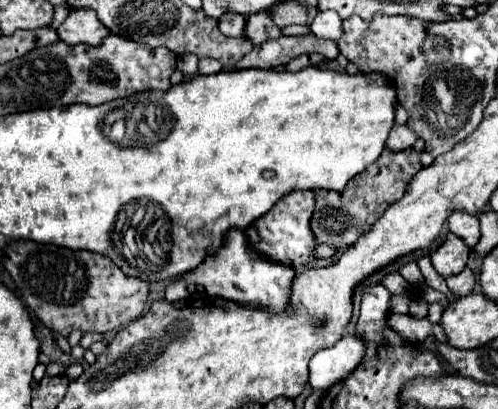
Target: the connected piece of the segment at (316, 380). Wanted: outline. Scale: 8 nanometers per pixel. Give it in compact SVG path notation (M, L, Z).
M352 335L342 337L334 347L318 351L310 361L310 387L326 391L330 385L346 379L362 361L364 351L362 339Z

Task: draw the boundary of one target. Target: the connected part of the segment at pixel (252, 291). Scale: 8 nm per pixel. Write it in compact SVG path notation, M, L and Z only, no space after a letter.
M228 231L226 247L212 251L194 271L182 275L182 279L178 279L178 281L172 281L166 287L164 297L168 301L182 301L186 287L190 283L196 283L196 285L202 285L206 289L206 293L212 297L222 297L222 299L236 301L242 305L266 307L272 313L278 313L288 303L292 279L294 279L292 267L274 263L272 259L266 259L266 255L258 255L256 251L250 251L250 243L246 243L246 231Z

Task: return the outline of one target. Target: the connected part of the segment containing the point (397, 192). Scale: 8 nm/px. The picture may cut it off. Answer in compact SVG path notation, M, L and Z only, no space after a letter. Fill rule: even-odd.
M386 147L370 167L366 167L362 173L350 179L344 191L324 191L324 189L314 191L316 209L310 219L310 229L314 233L316 243L324 243L334 249L346 249L348 245L352 245L366 229L370 229L370 225L378 217L382 217L382 213L392 203L396 203L404 195L408 181L420 169L422 165L414 149L390 151Z

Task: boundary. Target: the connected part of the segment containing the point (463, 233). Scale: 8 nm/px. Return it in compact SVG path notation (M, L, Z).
M456 211L454 215L450 215L448 219L448 229L458 235L468 247L474 247L480 239L480 223L476 215L464 213L464 211Z

